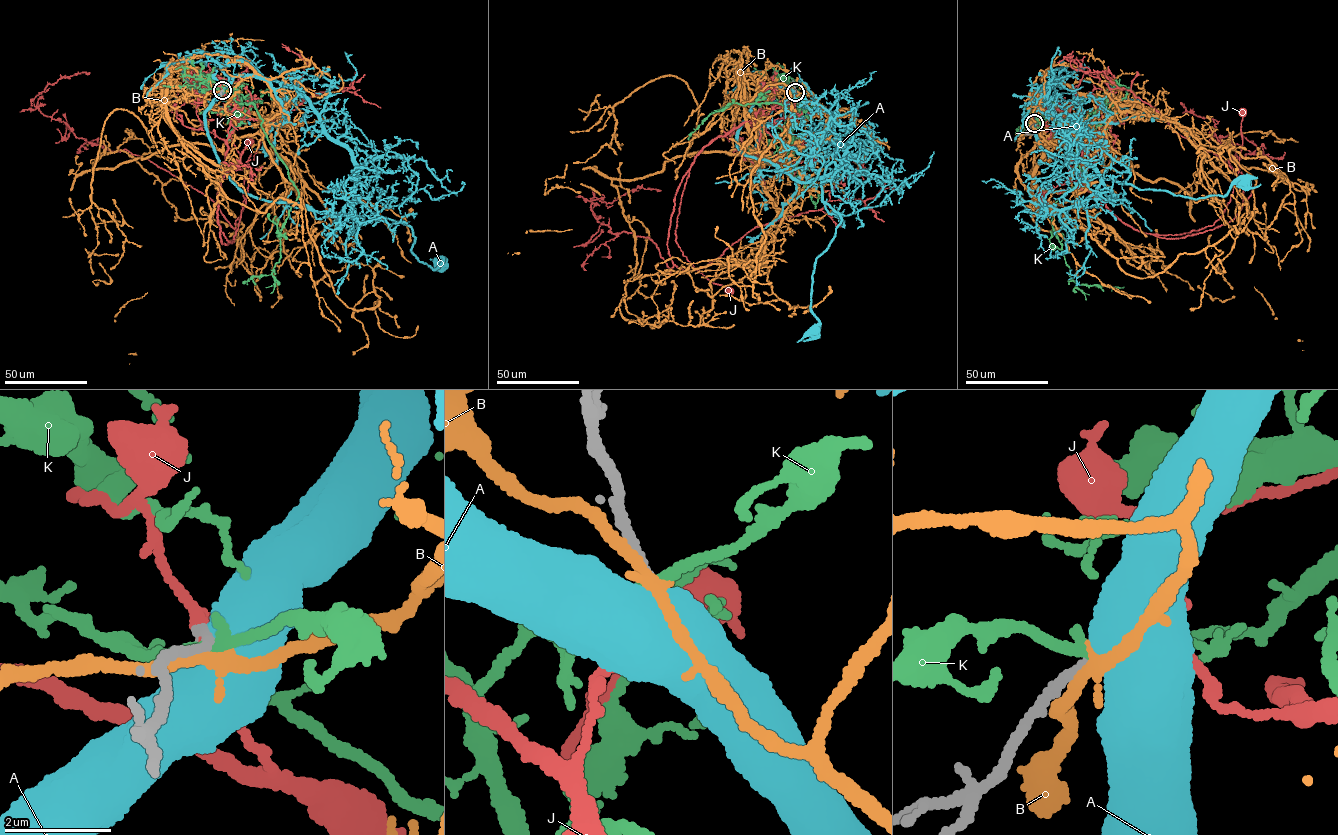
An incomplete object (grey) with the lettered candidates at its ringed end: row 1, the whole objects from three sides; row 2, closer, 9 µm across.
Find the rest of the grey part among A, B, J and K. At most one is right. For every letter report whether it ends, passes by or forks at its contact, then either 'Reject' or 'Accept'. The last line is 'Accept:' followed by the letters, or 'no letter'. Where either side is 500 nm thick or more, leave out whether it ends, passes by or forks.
A: Reject
B: It forks there. Reject
J: It forks there. Accept
K: It passes by. Reject
Accept: J

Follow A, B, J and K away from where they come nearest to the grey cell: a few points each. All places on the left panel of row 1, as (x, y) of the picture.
A: (223, 90), (205, 126), (231, 181), (332, 214), (355, 200), (411, 227), (419, 261), (440, 262)
B: (222, 91), (253, 70), (182, 59), (163, 109), (229, 170), (104, 123), (129, 364)
J: (222, 90), (236, 102), (217, 213), (221, 231), (230, 242), (241, 217), (245, 170), (252, 148), (249, 142)
K: (222, 90), (254, 105), (299, 194), (281, 230), (281, 256), (271, 274), (244, 283)

